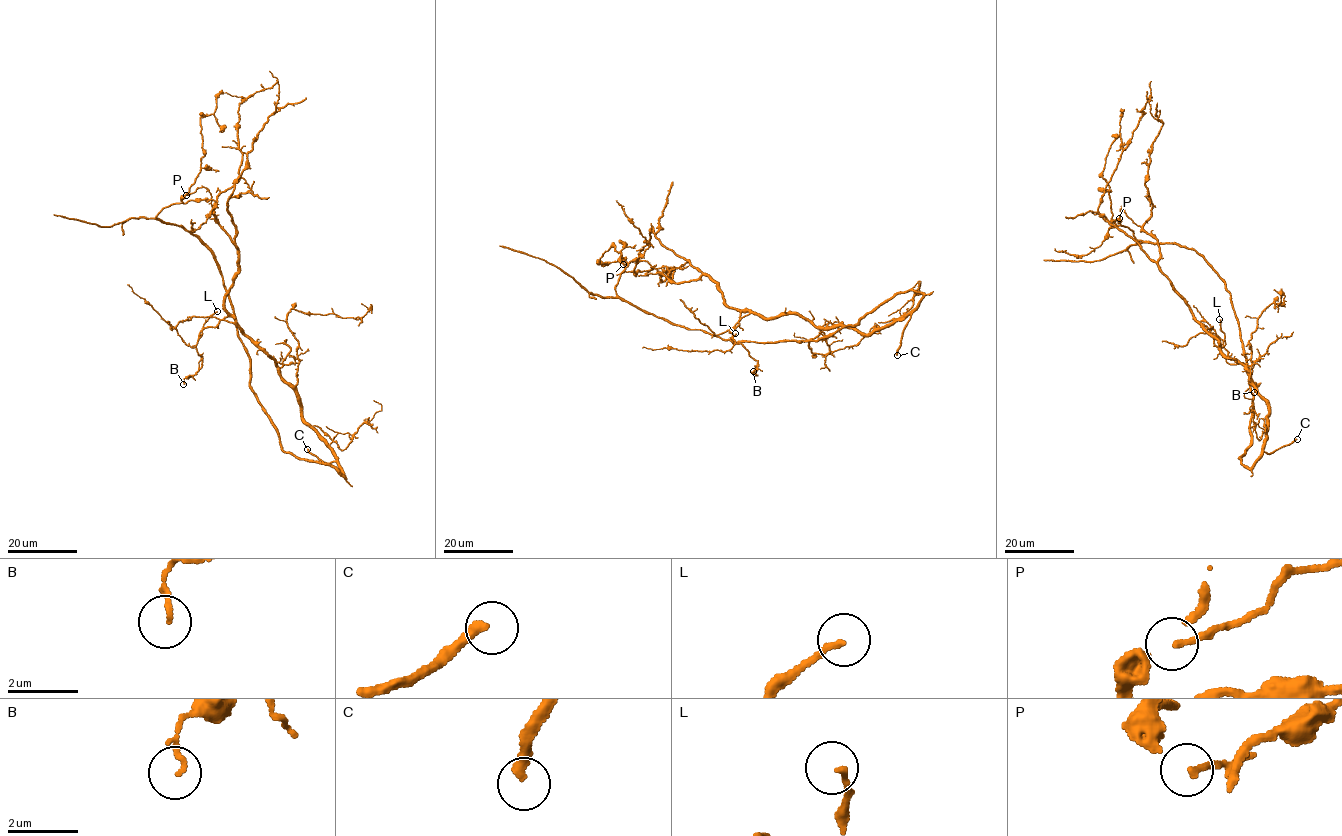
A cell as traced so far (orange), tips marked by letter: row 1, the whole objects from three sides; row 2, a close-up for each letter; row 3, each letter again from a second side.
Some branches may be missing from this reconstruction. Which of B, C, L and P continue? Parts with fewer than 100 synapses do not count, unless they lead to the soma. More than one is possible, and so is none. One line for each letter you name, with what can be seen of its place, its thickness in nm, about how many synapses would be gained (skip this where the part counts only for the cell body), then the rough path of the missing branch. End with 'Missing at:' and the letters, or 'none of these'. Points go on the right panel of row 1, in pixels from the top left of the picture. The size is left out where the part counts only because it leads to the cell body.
C: Place: (1297, 439). Thickness 280 nm
Missing at: C

